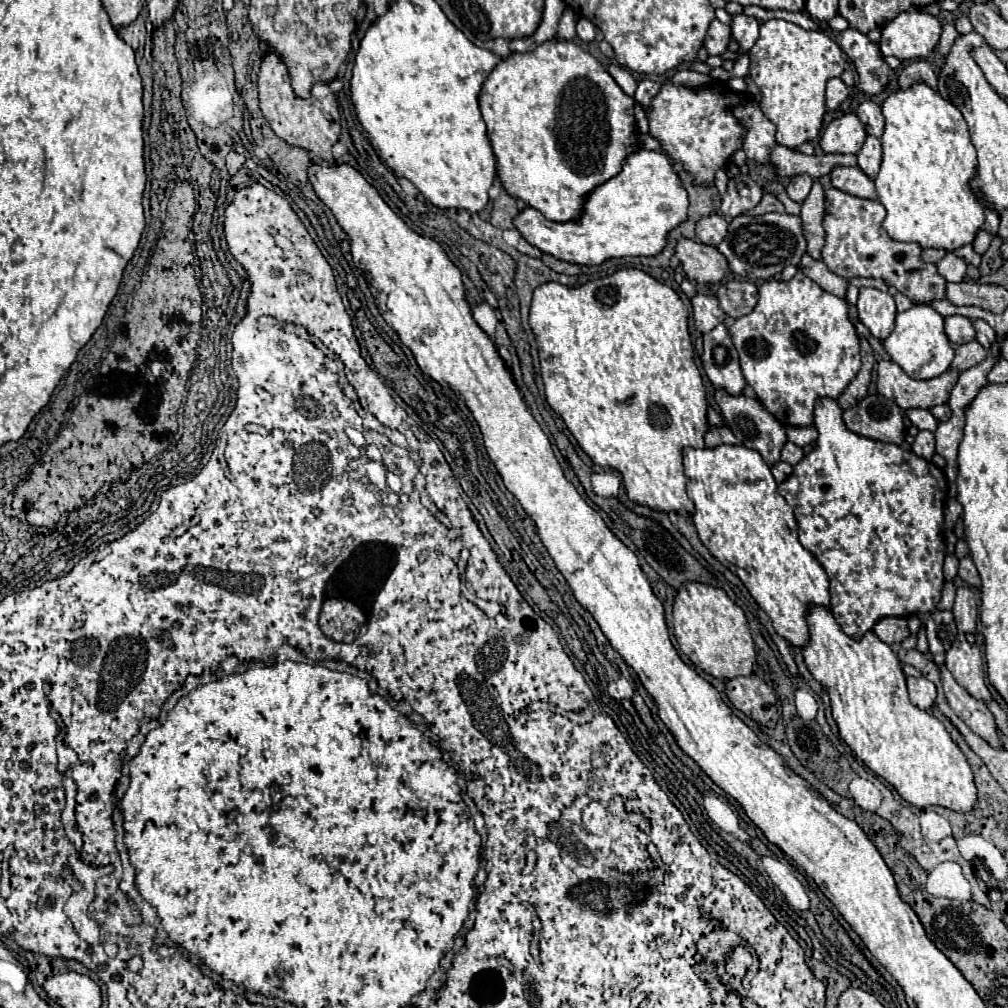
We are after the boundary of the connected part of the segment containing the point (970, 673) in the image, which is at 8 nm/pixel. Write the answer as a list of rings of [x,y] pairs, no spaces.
[[[962,636],[946,650],[946,668],[952,672],[956,682],[966,688],[978,700],[990,700],[990,692],[984,682],[982,652],[978,646],[968,644]]]

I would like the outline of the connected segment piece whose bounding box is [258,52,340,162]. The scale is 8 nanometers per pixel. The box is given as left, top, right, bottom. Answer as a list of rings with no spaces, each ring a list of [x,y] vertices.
[[[268,52],[262,58],[258,72],[258,90],[260,90],[260,110],[270,122],[272,130],[288,144],[312,150],[320,160],[332,162],[332,146],[340,136],[340,114],[336,96],[330,92],[326,82],[316,82],[312,86],[310,98],[298,98],[290,86],[290,72],[278,52]]]

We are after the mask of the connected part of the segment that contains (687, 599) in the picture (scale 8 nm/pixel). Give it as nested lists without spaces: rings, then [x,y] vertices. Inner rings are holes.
[[[686,582],[674,600],[674,636],[686,658],[714,678],[732,680],[750,676],[756,664],[756,650],[748,620],[724,590],[698,582]]]

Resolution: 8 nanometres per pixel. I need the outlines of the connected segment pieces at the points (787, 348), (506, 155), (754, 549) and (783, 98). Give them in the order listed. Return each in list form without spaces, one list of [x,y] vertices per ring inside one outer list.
[[[802,270],[790,282],[768,280],[758,288],[756,308],[730,324],[732,342],[740,354],[740,366],[746,382],[754,388],[762,406],[786,428],[810,428],[814,424],[814,404],[818,398],[836,400],[860,370],[860,338],[848,320],[846,300],[828,294],[812,282]]]
[[[554,38],[530,52],[516,52],[502,60],[482,84],[480,112],[488,126],[488,138],[504,190],[552,222],[580,220],[584,202],[594,188],[614,178],[622,170],[624,160],[640,150],[634,98],[622,92],[594,56],[568,40]]]
[[[726,444],[714,450],[686,448],[684,468],[688,478],[688,496],[696,506],[692,520],[702,544],[716,560],[720,560],[730,572],[734,572],[742,580],[756,604],[770,616],[778,636],[790,642],[792,646],[804,648],[810,642],[810,630],[806,622],[810,608],[830,608],[830,580],[818,560],[814,560],[814,556],[810,556],[810,552],[806,552],[806,548],[800,544],[794,510],[778,494],[776,480],[762,456],[758,456],[758,452],[750,448]]]
[[[768,20],[760,26],[760,38],[752,46],[748,56],[750,56],[750,78],[762,92],[760,108],[766,114],[766,118],[770,118],[778,128],[776,142],[780,146],[796,150],[800,144],[814,140],[820,134],[822,118],[826,112],[826,98],[824,98],[826,82],[834,76],[840,76],[846,68],[846,60],[842,58],[840,46],[824,32],[804,30],[786,20]]]

